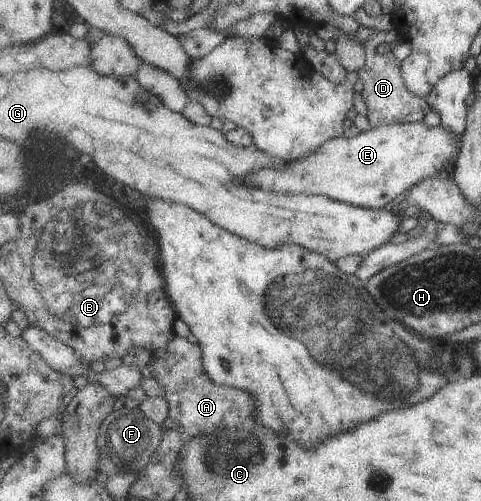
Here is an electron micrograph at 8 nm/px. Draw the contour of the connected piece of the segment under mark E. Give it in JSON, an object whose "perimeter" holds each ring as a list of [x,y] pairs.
{"perimeter":[[[423,122],[382,124],[354,137],[335,137],[309,156],[290,160],[283,166],[264,168],[245,177],[248,186],[269,192],[326,196],[363,208],[383,208],[396,195],[422,180],[436,177],[444,168],[455,167],[462,140],[440,125],[426,127]]]}

